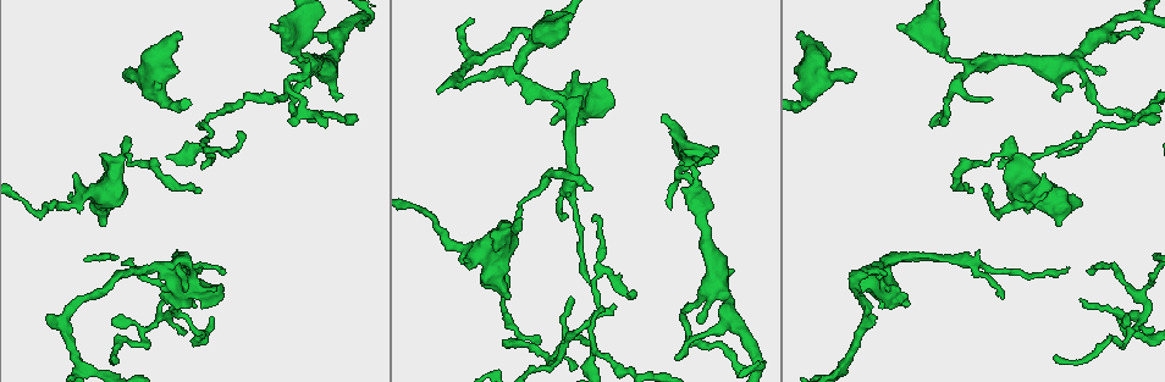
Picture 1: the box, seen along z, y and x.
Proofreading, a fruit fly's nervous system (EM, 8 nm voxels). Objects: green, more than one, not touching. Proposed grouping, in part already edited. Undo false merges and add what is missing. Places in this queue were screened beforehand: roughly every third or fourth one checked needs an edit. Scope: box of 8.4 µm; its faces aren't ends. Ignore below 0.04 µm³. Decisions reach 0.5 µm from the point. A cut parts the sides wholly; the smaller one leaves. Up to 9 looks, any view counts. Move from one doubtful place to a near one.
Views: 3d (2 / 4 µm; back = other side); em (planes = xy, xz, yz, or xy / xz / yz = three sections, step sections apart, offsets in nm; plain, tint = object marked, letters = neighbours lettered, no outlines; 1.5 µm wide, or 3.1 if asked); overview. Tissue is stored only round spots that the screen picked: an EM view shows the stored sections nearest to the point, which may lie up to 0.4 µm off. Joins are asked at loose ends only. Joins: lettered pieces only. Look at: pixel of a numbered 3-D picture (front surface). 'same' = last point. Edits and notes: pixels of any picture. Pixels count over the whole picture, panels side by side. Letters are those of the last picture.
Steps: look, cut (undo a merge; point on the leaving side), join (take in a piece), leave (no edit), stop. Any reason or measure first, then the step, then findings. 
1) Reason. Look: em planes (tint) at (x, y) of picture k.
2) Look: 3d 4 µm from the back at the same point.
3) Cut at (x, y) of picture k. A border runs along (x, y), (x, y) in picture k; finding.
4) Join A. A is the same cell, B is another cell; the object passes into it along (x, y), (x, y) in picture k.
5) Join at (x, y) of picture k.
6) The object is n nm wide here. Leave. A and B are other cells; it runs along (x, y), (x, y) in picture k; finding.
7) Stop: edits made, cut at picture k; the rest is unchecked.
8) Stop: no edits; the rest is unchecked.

Branch stops here. Look: em planes (letters) at (856, 73) of picture 1.

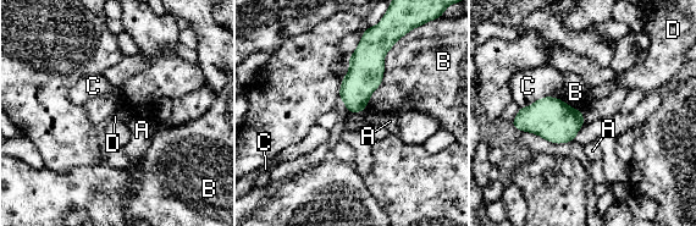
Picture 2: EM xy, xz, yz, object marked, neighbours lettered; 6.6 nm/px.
The object is 200 nm wide here. Leave. A, B, C and D are other cells; a border runs along (581, 112), (585, 121) in picture 2; none of them fits.

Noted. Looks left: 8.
Branch stops here. Look: 3d 2 µm at (872, 317) of picture 1.

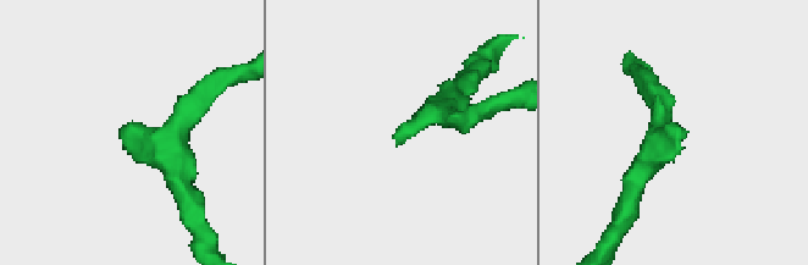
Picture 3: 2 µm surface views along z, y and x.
Look: em planes (plain) at (682, 128) of picture 3.

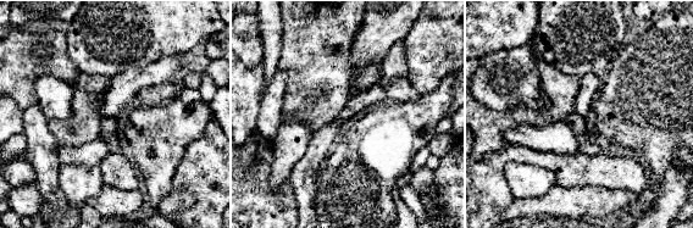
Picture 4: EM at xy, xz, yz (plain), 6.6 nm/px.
What lies round it. Look: em planes (letters) at the same point.

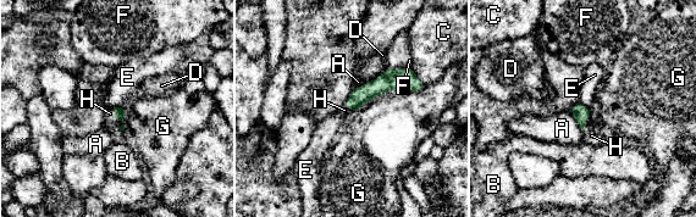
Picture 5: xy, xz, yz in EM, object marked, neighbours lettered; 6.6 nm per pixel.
Join H. H is the same cell, A, B, C, D, E, F and G are other cells; the object passes into it along (120, 111), (119, 120), (112, 124) in picture 5; the cell continues.

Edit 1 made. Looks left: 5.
Sharp bend. Look: 3d 4 µm at (880, 267) of picture 1.

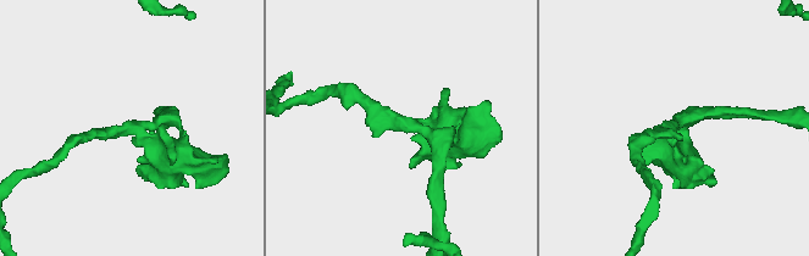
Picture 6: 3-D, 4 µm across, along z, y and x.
3 arms meet here; the arms are 160, 190, 400 nm wide. Look: em xy step 4 (letters) at (676, 130) of picture 6.

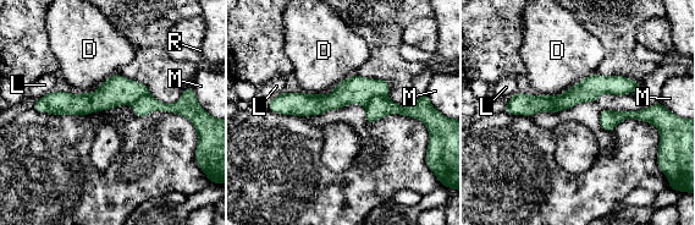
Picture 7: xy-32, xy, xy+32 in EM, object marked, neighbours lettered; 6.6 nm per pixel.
The longest contact is with D, 200 nm. Leave. D, L, M and R are other cells; continuous, no second cell.

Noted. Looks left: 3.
Tapers out. Look: em xy step 4 (letters) at (1066, 268) of picture 1.

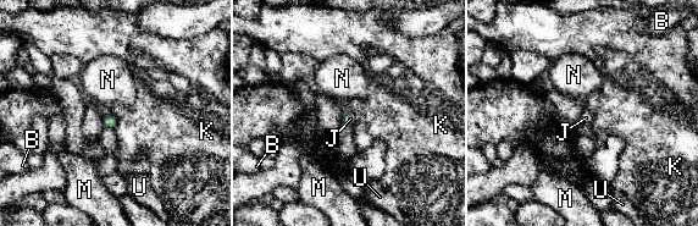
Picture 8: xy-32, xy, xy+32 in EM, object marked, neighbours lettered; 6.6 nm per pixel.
Look: em planes (letters) at the same point.

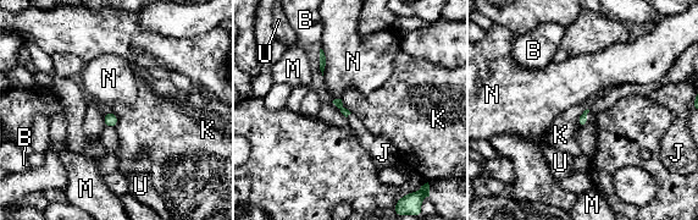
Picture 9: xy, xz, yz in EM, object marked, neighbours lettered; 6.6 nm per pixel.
Join J. J is the same cell, B, K, M, N and U are other cells; the object passes into it along (338, 103), (349, 114), (372, 143) in picture 9; the cell continues.

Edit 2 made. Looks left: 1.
Stop: edits made, join at picture 5, join at picture 9; the rest is unchecked.

